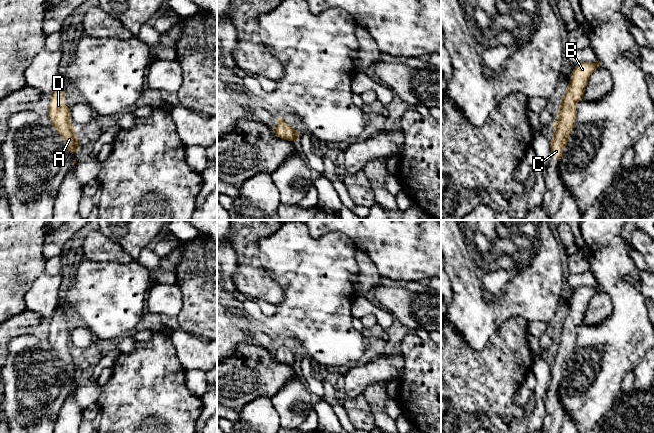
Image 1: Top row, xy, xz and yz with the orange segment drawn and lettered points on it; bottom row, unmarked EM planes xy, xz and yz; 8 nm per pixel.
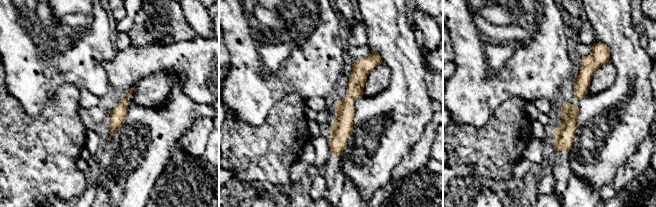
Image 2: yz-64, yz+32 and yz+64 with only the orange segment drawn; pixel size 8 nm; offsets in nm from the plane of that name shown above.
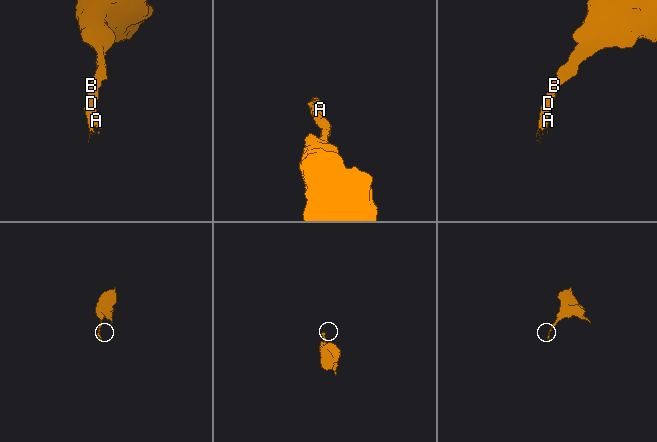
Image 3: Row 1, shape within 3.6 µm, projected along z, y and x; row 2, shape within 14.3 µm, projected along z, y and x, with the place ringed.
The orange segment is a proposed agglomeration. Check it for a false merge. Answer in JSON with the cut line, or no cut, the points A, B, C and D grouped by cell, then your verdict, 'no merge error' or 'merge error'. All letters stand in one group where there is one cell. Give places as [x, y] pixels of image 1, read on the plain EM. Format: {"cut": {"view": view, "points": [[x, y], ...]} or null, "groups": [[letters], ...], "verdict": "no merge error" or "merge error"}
{"cut": null, "groups": [["A", "B", "C", "D"]], "verdict": "no merge error"}

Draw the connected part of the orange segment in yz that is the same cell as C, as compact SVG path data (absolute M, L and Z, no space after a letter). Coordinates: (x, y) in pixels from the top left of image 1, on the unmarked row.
M599 283L596 287L583 286L574 292L571 297L569 308L556 335L556 344L553 348L554 356L550 366L551 381L556 381L558 385L562 381L563 374L567 370L575 349L576 329L583 323L590 299L599 290L601 290Z

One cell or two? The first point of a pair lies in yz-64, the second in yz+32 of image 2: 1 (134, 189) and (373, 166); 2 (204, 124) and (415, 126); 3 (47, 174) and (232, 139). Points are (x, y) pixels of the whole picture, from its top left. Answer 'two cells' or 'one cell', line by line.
1: one cell
2: two cells
3: one cell

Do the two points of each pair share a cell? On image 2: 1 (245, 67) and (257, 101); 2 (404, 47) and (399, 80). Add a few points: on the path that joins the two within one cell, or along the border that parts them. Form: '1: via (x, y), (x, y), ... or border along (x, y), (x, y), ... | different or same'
1: via (248, 75), (250, 93) | same
2: via (401, 55), (399, 72) | same

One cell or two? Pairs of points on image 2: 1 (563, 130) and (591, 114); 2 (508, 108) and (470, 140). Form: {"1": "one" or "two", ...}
{"1": "two", "2": "one"}

